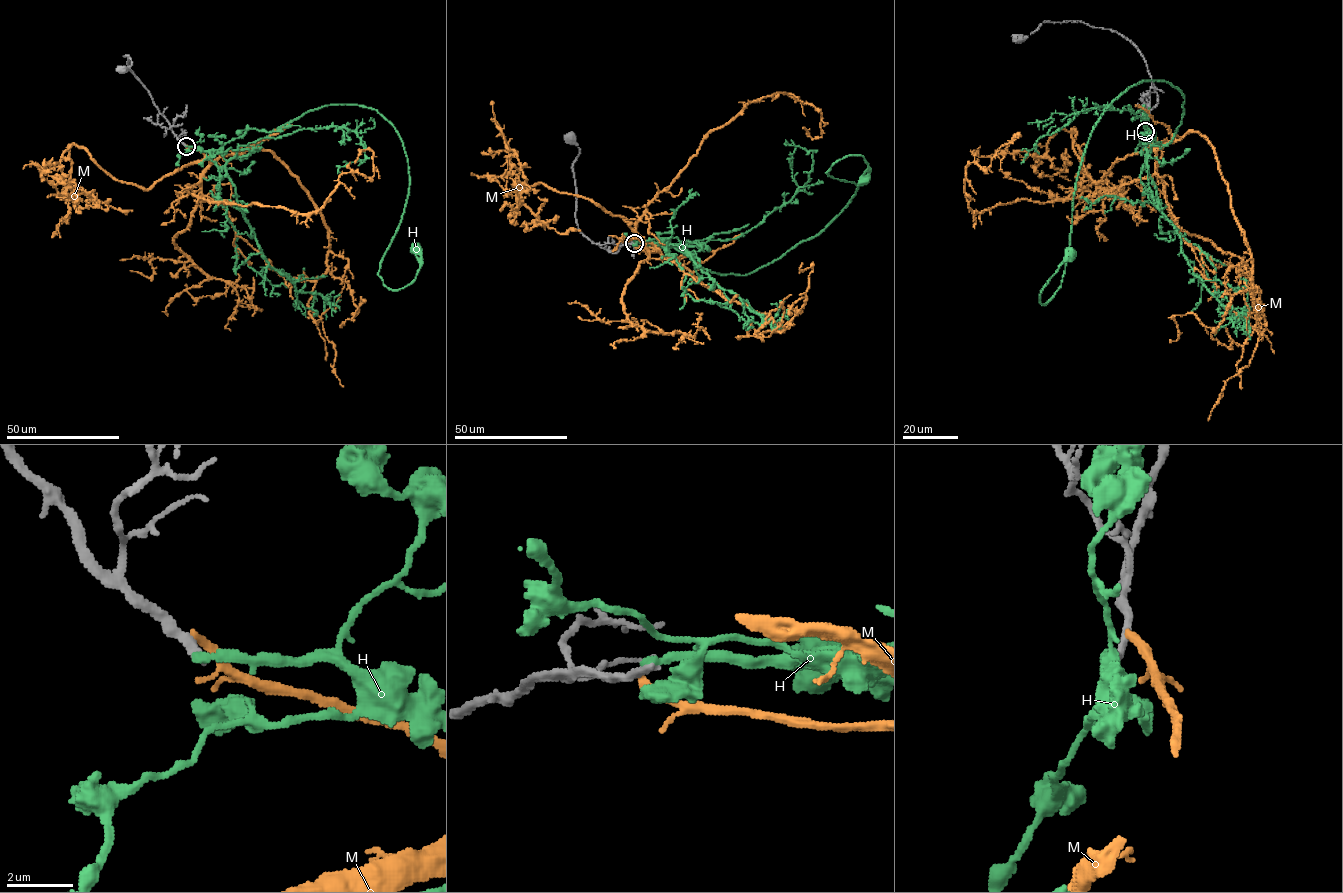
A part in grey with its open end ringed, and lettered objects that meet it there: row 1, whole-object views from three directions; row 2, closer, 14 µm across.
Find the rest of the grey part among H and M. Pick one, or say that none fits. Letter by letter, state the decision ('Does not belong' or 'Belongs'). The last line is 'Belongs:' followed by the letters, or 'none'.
H: Does not belong
M: Does not belong
Belongs: none

